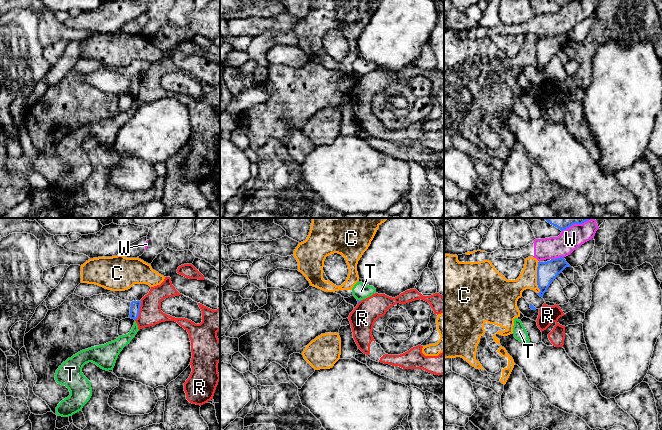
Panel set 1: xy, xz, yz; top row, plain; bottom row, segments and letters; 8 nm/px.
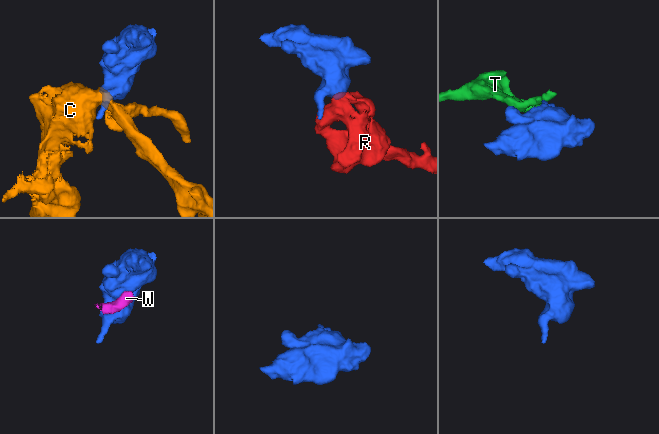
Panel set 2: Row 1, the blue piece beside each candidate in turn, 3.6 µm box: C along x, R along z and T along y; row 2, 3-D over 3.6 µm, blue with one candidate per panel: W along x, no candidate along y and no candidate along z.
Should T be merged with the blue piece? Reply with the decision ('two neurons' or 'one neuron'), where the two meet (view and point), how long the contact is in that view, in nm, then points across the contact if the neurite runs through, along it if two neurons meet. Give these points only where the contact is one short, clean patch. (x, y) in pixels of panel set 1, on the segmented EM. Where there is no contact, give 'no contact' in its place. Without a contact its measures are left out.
two neurons; meets blue in xz at (358, 300); contact 30 nm long; border along xz (357, 299), (359, 301)

